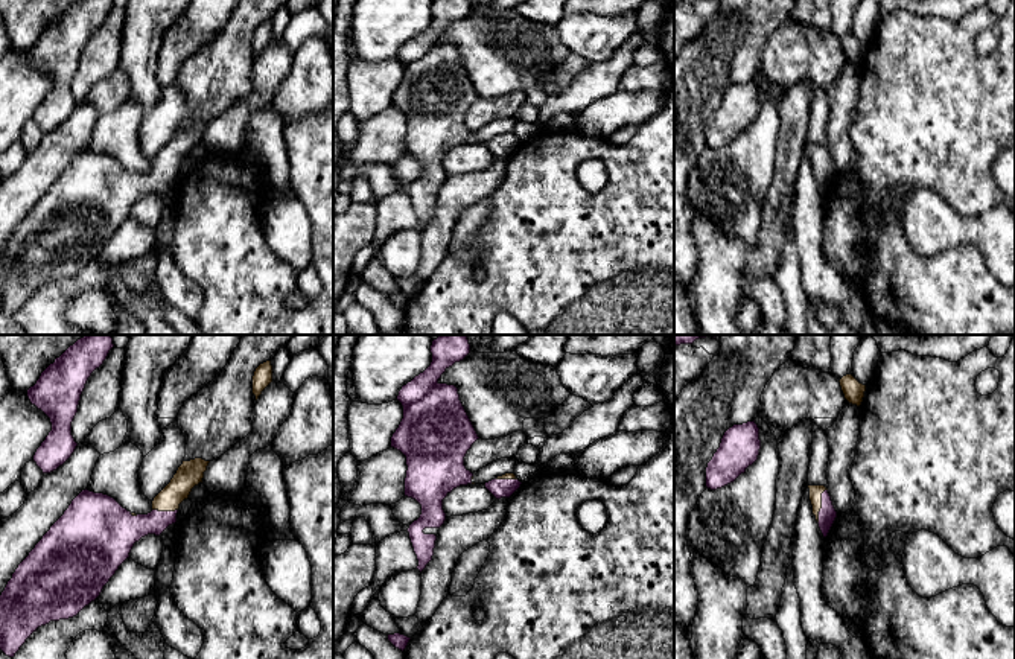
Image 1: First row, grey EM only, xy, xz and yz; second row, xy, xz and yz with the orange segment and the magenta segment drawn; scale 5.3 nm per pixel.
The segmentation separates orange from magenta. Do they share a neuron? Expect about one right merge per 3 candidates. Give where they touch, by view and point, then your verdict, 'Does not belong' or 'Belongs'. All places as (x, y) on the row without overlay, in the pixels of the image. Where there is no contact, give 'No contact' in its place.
Touches orange at yz (820, 165). Belongs

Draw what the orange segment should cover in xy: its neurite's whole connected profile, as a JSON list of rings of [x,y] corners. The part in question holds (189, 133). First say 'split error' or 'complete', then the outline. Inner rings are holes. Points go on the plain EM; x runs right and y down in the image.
split error; [[[202,117],[183,120],[170,142],[154,157],[148,174],[131,172],[108,154],[82,149],[18,224],[2,251],[0,309],[14,317],[38,286],[73,277],[94,260],[129,216],[135,201],[148,193],[160,195],[177,181],[180,163],[202,142],[208,122]]]

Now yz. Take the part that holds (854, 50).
complete; [[[852,33],[843,35],[838,41],[845,58],[852,64],[860,65],[864,56],[866,44],[860,43]]]

